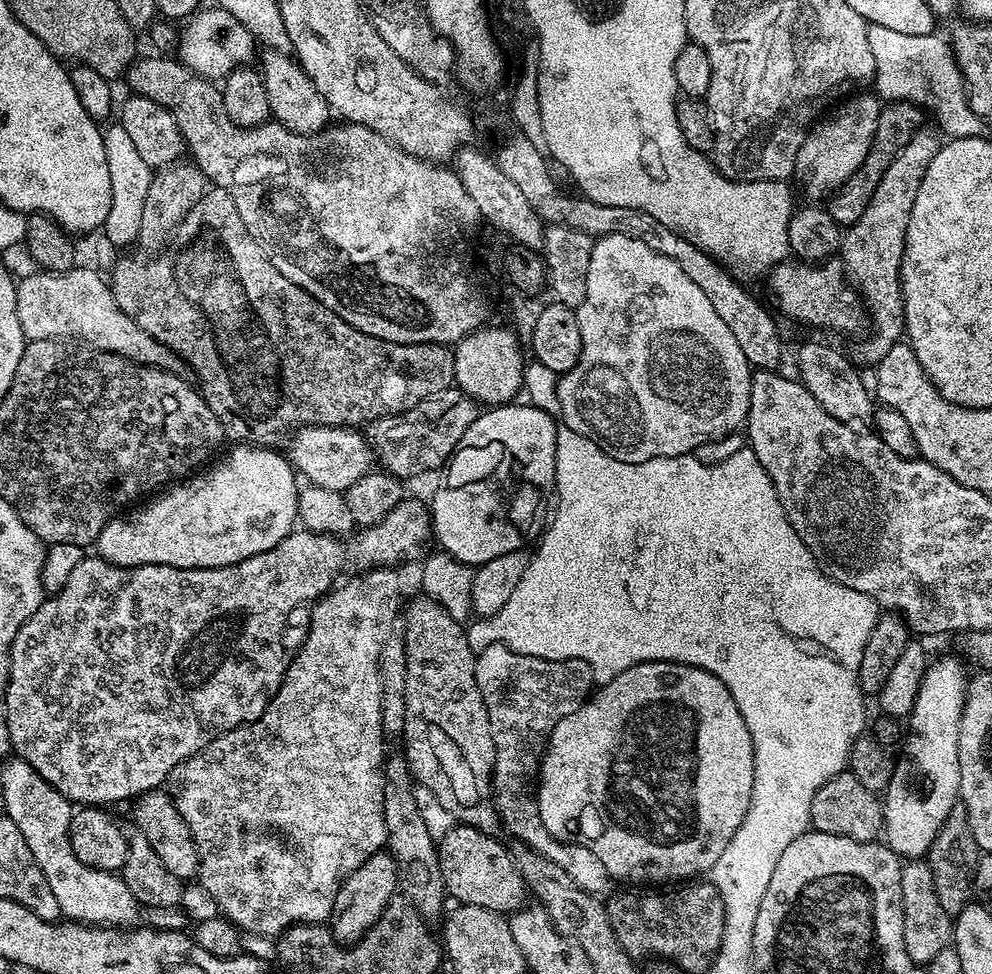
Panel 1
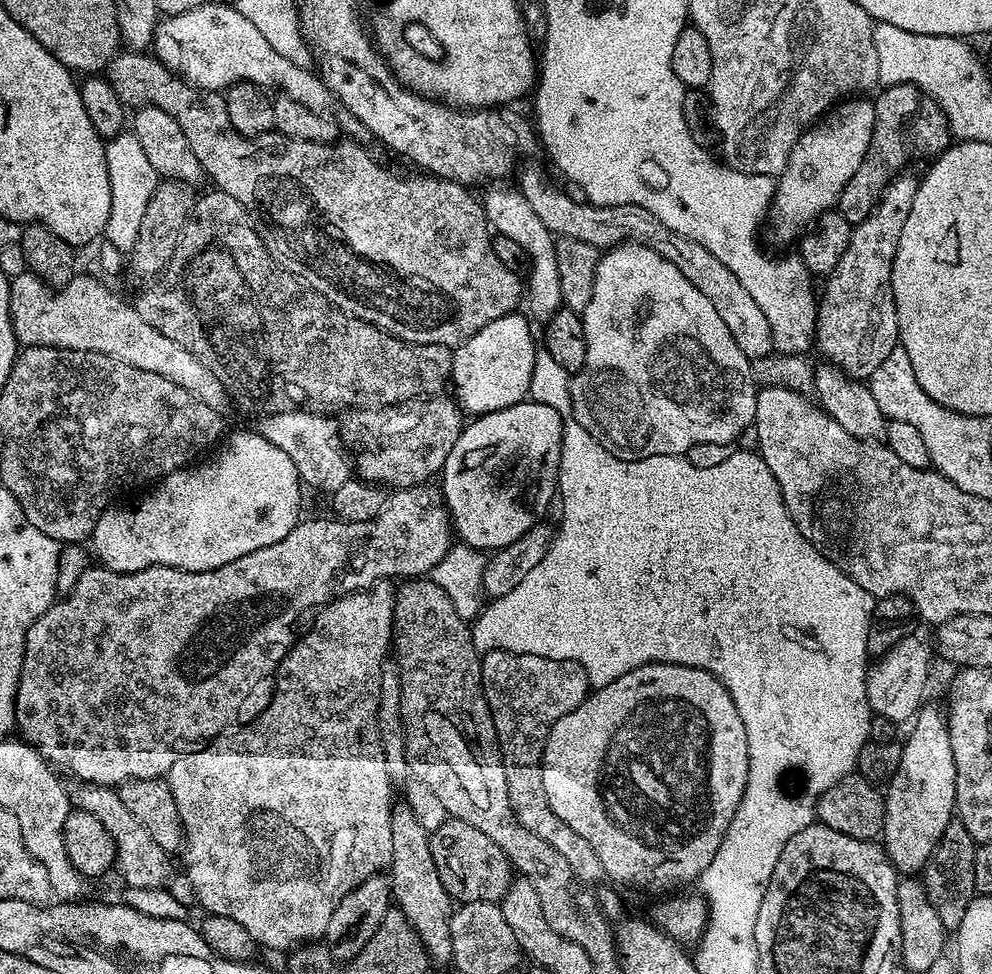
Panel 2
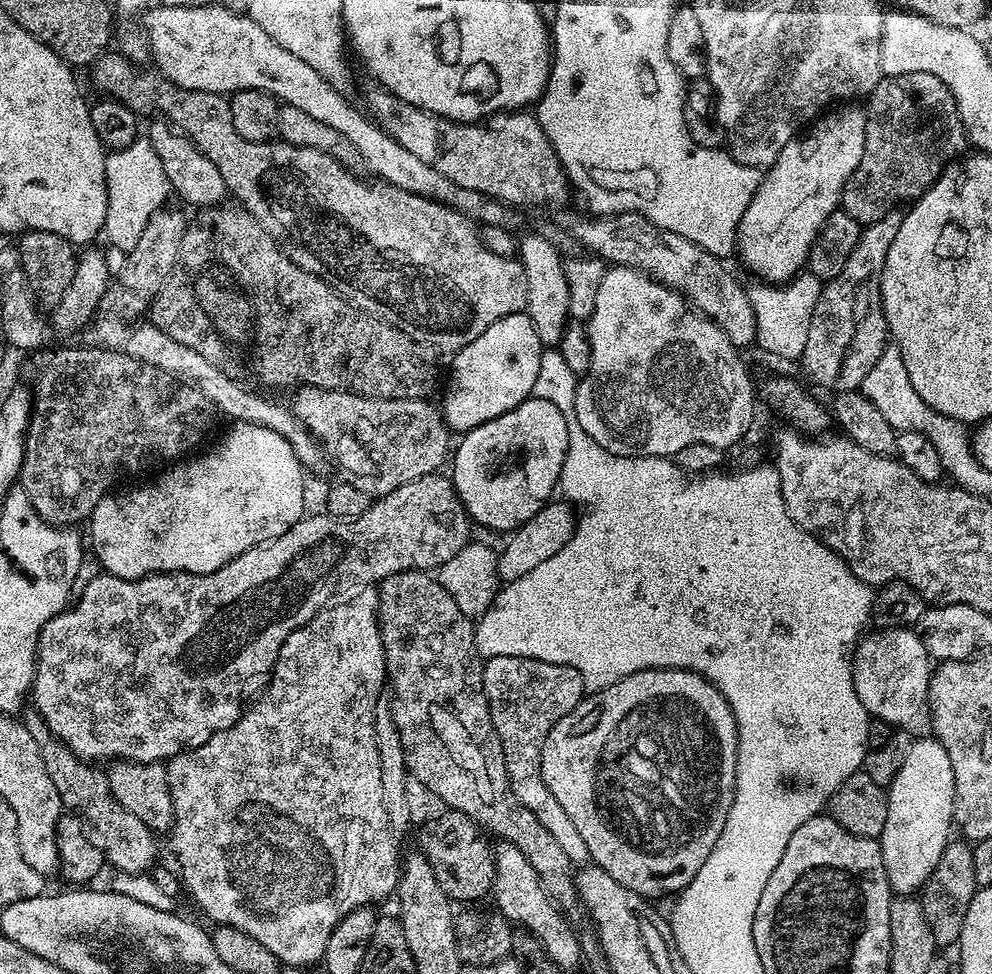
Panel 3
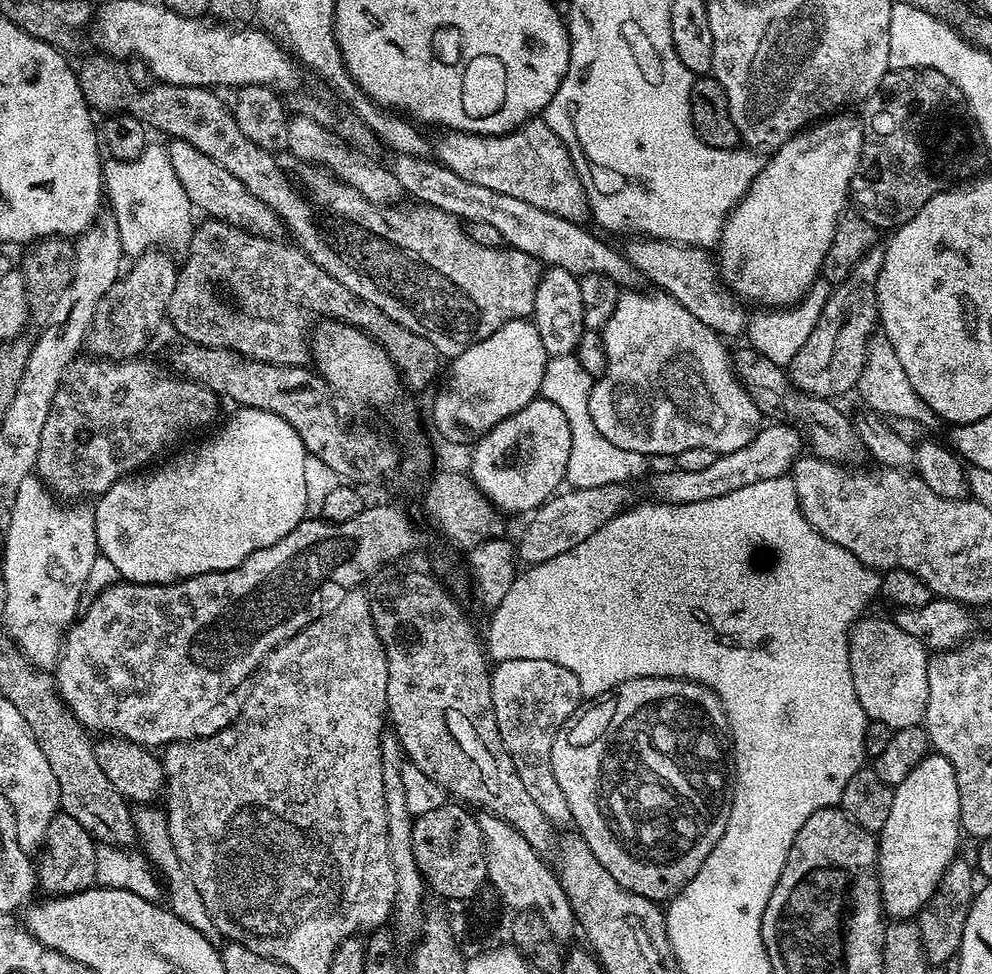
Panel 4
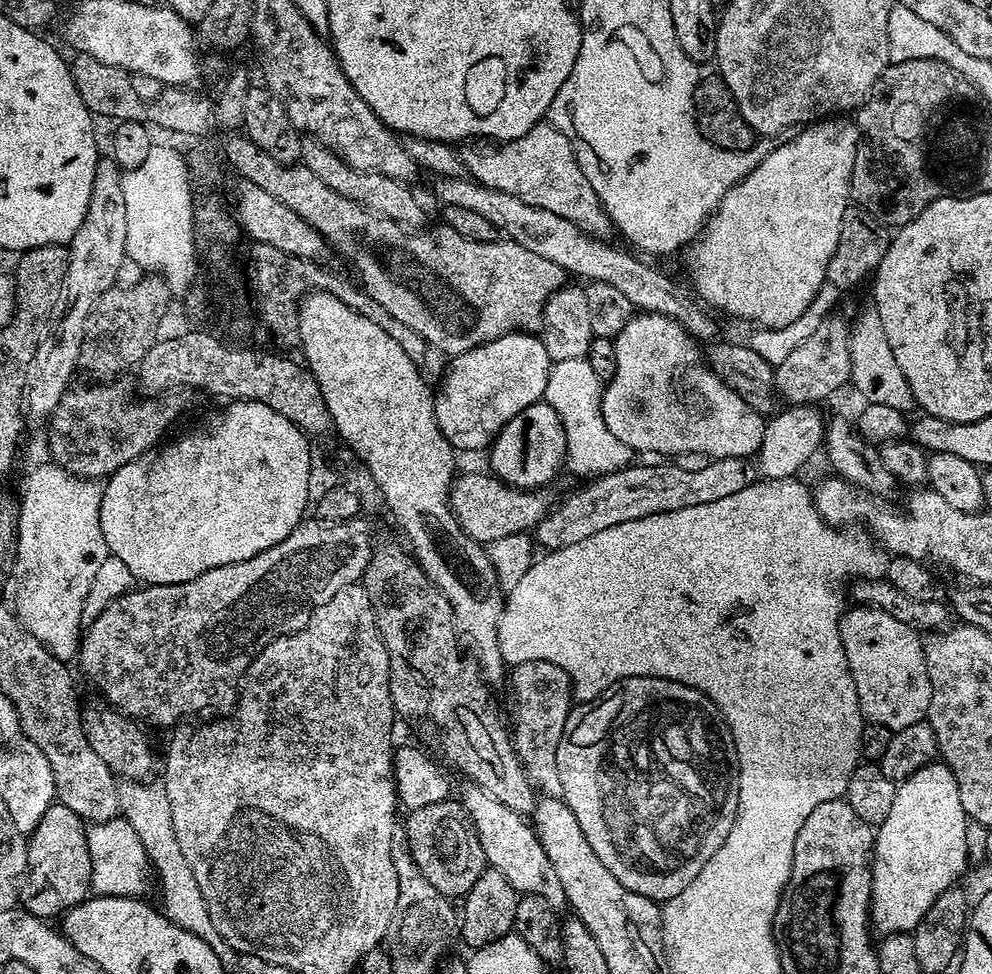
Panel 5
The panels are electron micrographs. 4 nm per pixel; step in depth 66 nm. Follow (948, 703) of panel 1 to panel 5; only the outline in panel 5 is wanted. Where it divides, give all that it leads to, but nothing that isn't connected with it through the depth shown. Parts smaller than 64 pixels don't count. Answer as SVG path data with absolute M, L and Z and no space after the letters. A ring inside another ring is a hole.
M933 762L922 770L910 774L910 778L899 781L896 797L890 805L890 814L874 832L874 851L870 857L872 865L872 907L870 924L880 931L881 937L892 932L911 933L922 922L926 910L934 906L938 894L953 887L956 880L968 868L968 815L962 810L962 798L958 798L958 782L948 765Z

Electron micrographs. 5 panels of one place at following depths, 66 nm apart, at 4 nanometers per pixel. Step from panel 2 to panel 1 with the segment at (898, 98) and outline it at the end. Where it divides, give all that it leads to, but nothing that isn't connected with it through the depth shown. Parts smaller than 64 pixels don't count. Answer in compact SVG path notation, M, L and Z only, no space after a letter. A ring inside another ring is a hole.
M888 102L881 107L876 137L862 166L858 166L858 170L854 170L854 174L850 174L850 178L846 178L846 182L842 182L842 186L827 197L826 207L830 218L834 218L836 224L847 226L862 218L862 210L866 210L878 182L882 182L886 166L890 166L898 149L921 127L920 112L916 108L919 107L912 102Z

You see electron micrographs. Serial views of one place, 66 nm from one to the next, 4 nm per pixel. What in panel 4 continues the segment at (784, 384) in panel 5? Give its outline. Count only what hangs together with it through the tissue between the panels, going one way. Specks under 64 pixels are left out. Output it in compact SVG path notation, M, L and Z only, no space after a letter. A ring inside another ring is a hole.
M883 247L870 249L854 270L850 270L848 277L833 287L826 306L822 306L822 314L818 314L818 326L814 326L810 338L806 338L806 346L802 346L786 365L786 375L798 391L811 396L840 398L836 396L844 396L855 389L866 362L868 341L877 331L880 319L876 287L883 261Z

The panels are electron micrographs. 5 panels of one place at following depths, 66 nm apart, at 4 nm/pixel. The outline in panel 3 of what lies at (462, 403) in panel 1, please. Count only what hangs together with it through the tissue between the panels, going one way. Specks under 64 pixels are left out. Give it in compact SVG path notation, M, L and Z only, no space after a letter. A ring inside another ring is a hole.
M302 384L295 389L296 392L292 396L292 402L290 402L290 409L296 417L298 422L303 428L308 429L308 433L317 440L324 449L325 457L330 461L334 467L340 471L339 479L345 484L356 487L358 490L362 490L362 494L373 498L379 498L390 494L394 490L398 490L398 486L406 486L406 482L414 482L414 478L422 478L426 474L431 472L439 472L445 467L446 461L450 456L450 444L448 448L448 437L450 437L450 431L447 423L444 421L444 416L441 409L431 404L431 399L421 398L418 400L378 400L375 396L359 396L356 392L350 392L347 390L341 390L339 388L318 388L312 384Z

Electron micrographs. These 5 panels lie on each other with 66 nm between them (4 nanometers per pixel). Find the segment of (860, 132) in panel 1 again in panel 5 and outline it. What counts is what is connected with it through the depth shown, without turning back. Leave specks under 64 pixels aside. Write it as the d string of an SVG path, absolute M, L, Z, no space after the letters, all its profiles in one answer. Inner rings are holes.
M825 118L801 127L799 131L792 135L796 134L797 136L790 137L785 144L777 143L770 150L770 154L766 154L766 158L762 158L762 162L758 162L758 166L754 166L754 170L750 170L750 174L746 174L746 178L739 180L720 199L716 211L708 217L708 223L705 224L704 231L691 244L687 245L682 252L684 264L688 267L688 276L692 279L693 286L696 287L697 293L695 292L695 295L709 309L717 308L717 310L712 309L717 313L729 312L730 315L737 316L740 320L753 320L756 326L760 328L773 329L792 324L794 318L799 318L806 310L806 306L810 306L810 302L814 302L818 290L827 281L830 254L834 254L834 246L838 246L838 230L842 230L842 218L848 207L850 207L852 167L856 157L856 144L860 141L860 132L855 123L848 118Z

